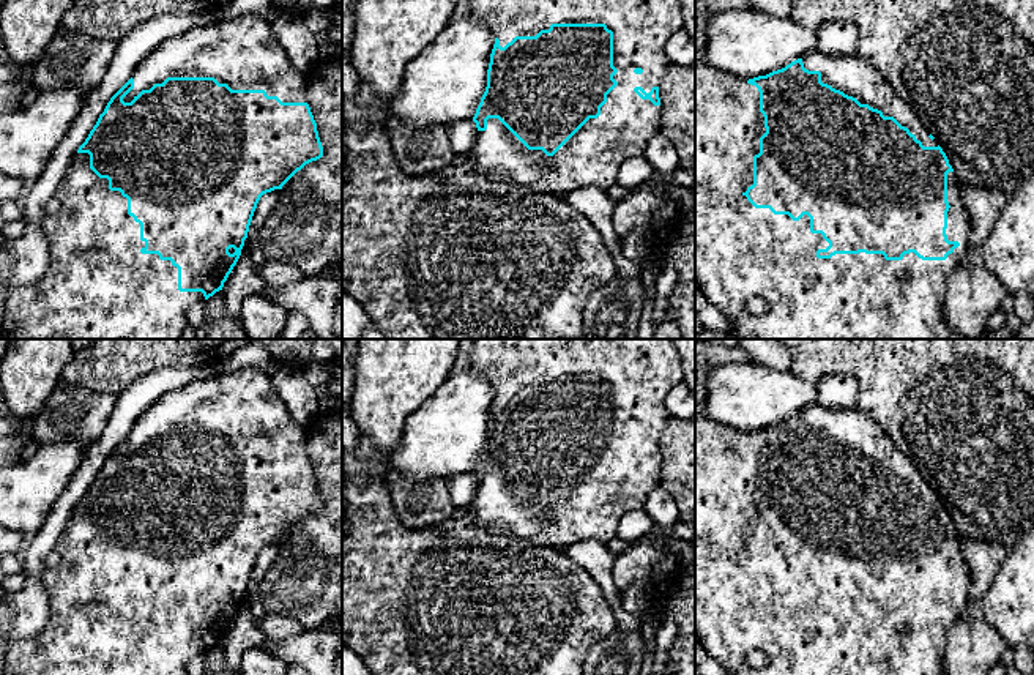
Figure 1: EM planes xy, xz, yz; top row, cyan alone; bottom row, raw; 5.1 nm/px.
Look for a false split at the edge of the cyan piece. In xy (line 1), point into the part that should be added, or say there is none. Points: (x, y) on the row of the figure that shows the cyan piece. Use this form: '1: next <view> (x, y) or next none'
1: next xy (98, 284)

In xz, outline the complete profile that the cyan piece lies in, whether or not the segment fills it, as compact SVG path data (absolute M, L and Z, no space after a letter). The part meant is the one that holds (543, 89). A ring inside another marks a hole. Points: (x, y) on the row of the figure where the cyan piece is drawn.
M471 0L470 17L485 25L495 36L487 69L487 87L473 117L478 134L467 153L476 169L487 178L536 186L542 192L560 197L585 186L607 191L616 183L619 166L630 158L643 156L649 140L660 132L659 85L670 63L665 55L665 44L675 32L684 28L679 0Z

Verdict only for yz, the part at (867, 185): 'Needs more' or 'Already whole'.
Needs more

